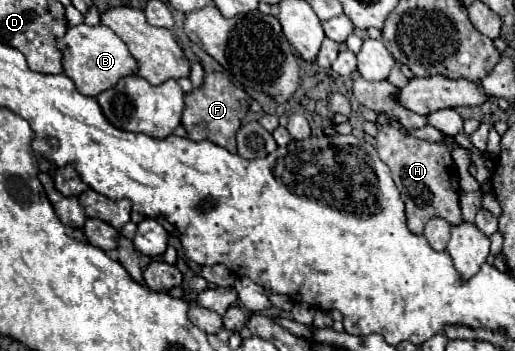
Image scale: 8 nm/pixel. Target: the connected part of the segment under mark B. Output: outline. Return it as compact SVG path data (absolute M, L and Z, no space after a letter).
M78 24L74 28L68 28L66 36L58 40L64 54L64 72L74 82L76 90L88 98L96 98L100 92L110 90L116 86L116 82L124 76L132 76L138 72L138 64L134 56L128 52L128 46L116 36L108 26L88 26Z

